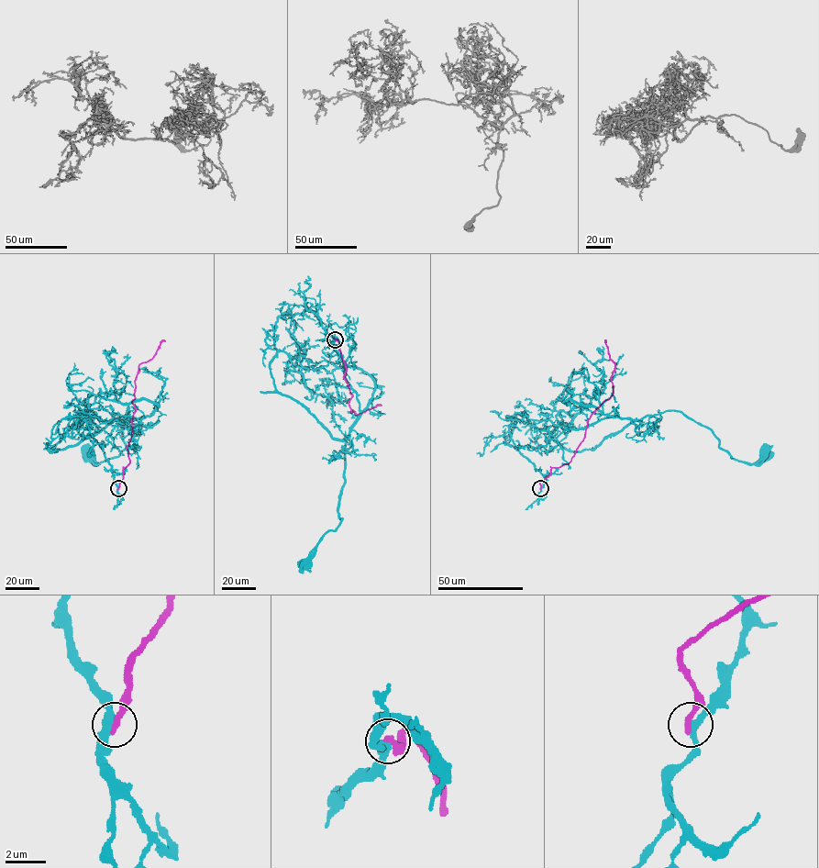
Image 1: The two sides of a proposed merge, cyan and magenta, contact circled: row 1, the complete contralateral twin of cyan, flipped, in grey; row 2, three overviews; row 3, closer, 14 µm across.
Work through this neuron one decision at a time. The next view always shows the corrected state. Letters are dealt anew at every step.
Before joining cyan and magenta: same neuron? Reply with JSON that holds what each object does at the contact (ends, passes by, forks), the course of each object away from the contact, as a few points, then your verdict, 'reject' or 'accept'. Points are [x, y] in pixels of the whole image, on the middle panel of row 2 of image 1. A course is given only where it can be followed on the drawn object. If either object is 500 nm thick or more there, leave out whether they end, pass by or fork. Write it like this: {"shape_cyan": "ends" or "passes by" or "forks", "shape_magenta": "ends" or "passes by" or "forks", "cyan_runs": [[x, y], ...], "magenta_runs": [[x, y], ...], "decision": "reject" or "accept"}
{"shape_cyan": "passes by", "shape_magenta": "ends", "cyan_runs": [[335, 339], [315, 313], [292, 308], [305, 306], [325, 324], [359, 404], [344, 447], [342, 519], [304, 564]], "magenta_runs": [[335, 339], [338, 343], [346, 370], [343, 377], [352, 395], [348, 403], [350, 412], [357, 415], [381, 405]], "decision": "reject"}

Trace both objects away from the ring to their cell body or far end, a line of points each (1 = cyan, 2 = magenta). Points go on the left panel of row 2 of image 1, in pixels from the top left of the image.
1: (118, 488), (86, 421), (73, 417), (128, 429), (143, 417), (127, 410), (117, 456), (94, 464), (88, 450)
2: (118, 488), (123, 469), (129, 461), (127, 447), (136, 409), (132, 402), (138, 366), (151, 359), (165, 341)

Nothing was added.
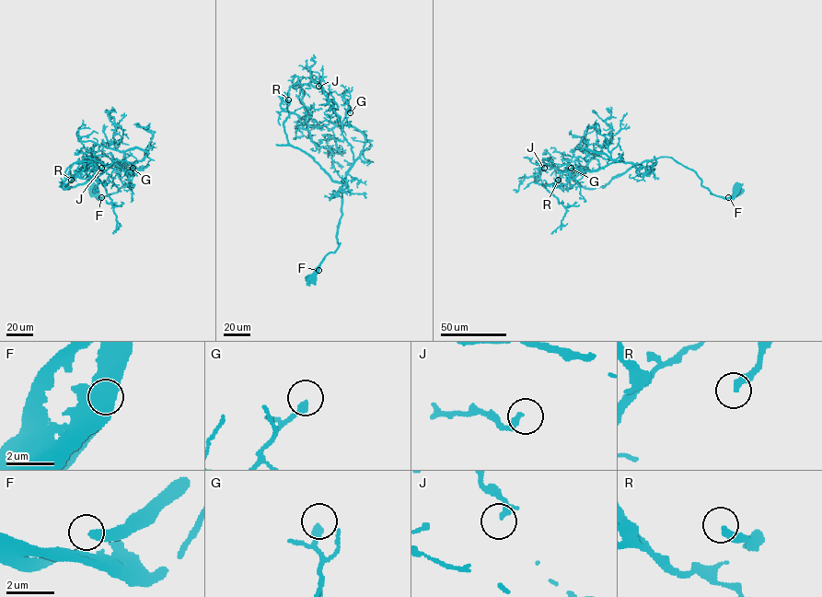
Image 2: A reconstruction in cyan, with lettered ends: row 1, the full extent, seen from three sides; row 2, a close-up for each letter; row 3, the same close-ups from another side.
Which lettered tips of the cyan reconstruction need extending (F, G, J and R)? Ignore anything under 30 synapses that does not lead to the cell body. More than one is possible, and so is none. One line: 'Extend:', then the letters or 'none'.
Extend: none

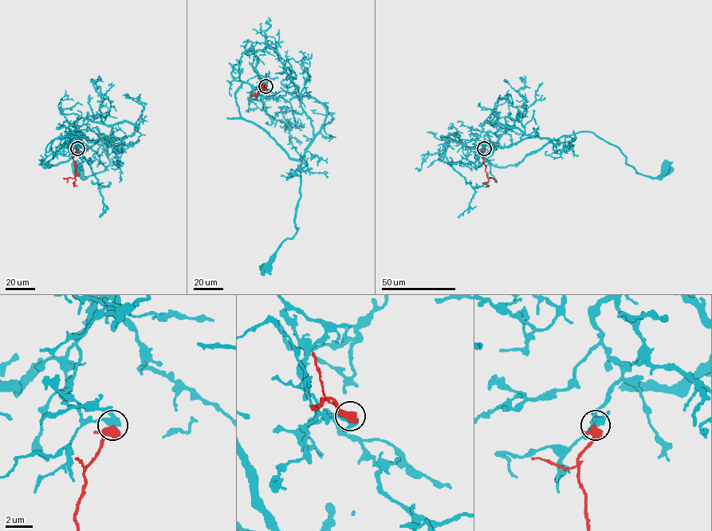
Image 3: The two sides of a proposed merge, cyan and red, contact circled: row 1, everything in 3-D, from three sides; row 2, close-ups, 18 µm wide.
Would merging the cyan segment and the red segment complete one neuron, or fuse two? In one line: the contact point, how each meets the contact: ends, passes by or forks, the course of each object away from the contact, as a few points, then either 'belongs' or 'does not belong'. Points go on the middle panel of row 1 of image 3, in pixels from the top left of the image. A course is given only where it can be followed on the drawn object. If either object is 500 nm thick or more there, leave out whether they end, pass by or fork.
place (265, 86); cyan passes by; red passes by; course cyan (265, 86), (259, 100), (253, 88), (241, 83), (235, 96), (239, 114), (300, 162), (298, 229), (265, 268); course red (265, 86), (261, 85), (265, 89), (261, 90), (255, 99); does not belong

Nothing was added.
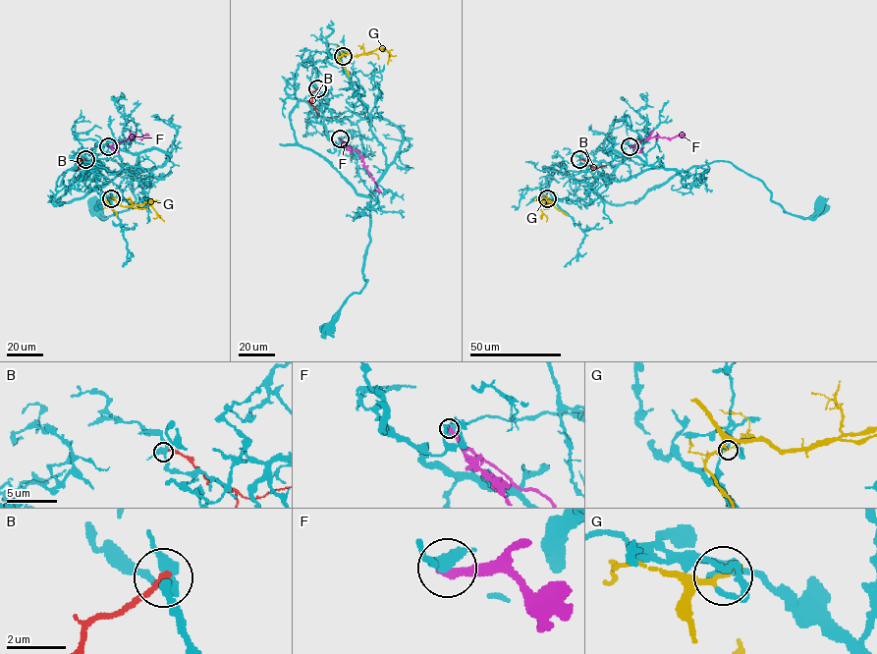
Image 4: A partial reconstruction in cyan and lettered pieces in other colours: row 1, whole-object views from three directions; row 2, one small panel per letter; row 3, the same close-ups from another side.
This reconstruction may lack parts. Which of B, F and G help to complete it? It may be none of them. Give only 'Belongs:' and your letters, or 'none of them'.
Belongs: none of them

